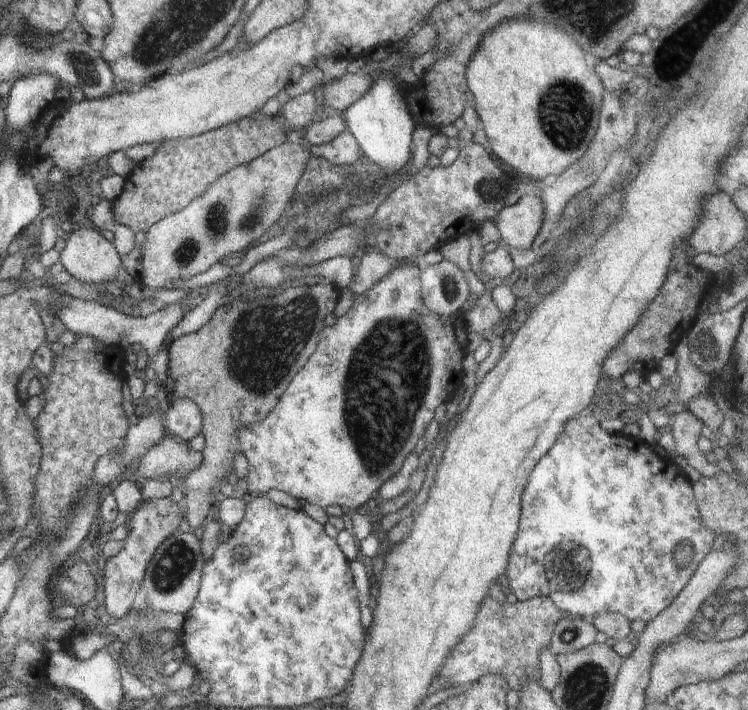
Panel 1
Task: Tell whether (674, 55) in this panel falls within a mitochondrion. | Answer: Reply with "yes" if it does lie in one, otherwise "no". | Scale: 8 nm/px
yes

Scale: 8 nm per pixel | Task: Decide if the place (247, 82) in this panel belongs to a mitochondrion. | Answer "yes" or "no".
no

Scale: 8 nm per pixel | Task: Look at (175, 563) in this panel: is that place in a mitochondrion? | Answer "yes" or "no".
yes

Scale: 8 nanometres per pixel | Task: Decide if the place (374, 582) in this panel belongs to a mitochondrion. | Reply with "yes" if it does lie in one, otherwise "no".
no

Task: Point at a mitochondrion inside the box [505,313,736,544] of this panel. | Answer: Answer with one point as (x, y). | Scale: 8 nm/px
(707, 345)

